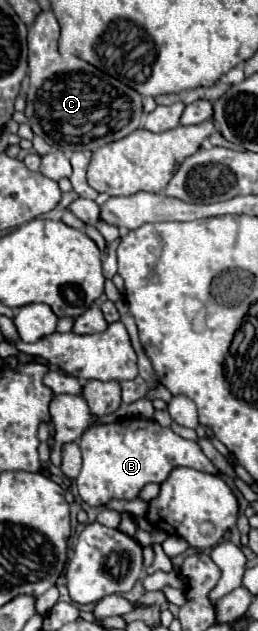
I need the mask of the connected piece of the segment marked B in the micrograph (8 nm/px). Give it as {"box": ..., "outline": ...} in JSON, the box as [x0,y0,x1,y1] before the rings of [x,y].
{"box":[76,416,220,506],"outline":[[[132,416],[112,424],[88,428],[80,438],[80,450],[84,464],[80,476],[76,478],[76,486],[80,498],[90,506],[106,506],[110,500],[136,500],[146,484],[162,484],[162,480],[166,480],[166,476],[180,466],[220,474],[196,442],[184,440],[170,428],[164,428],[148,418]]]}

